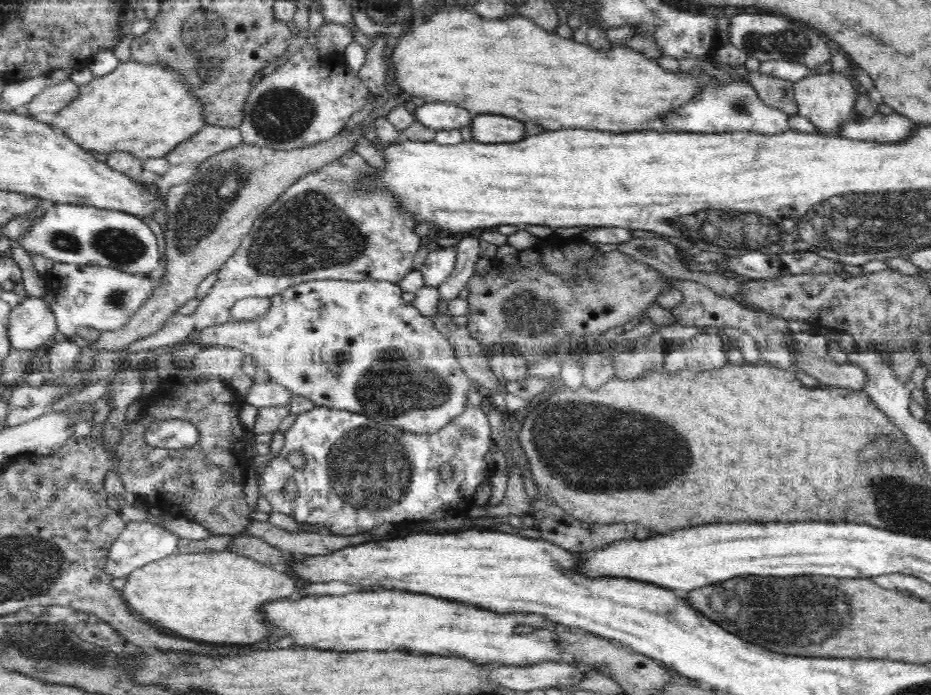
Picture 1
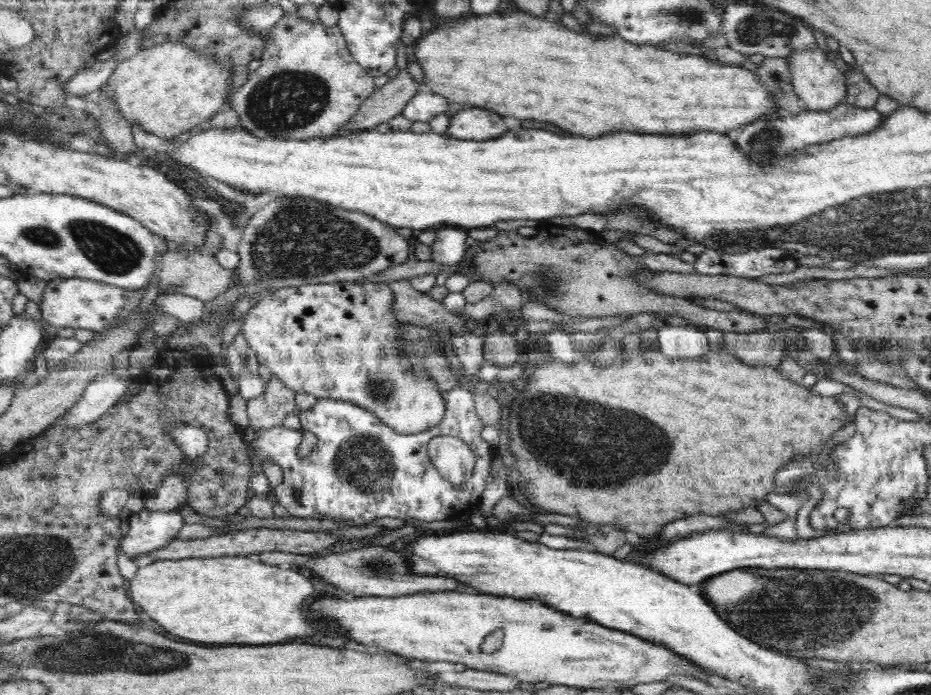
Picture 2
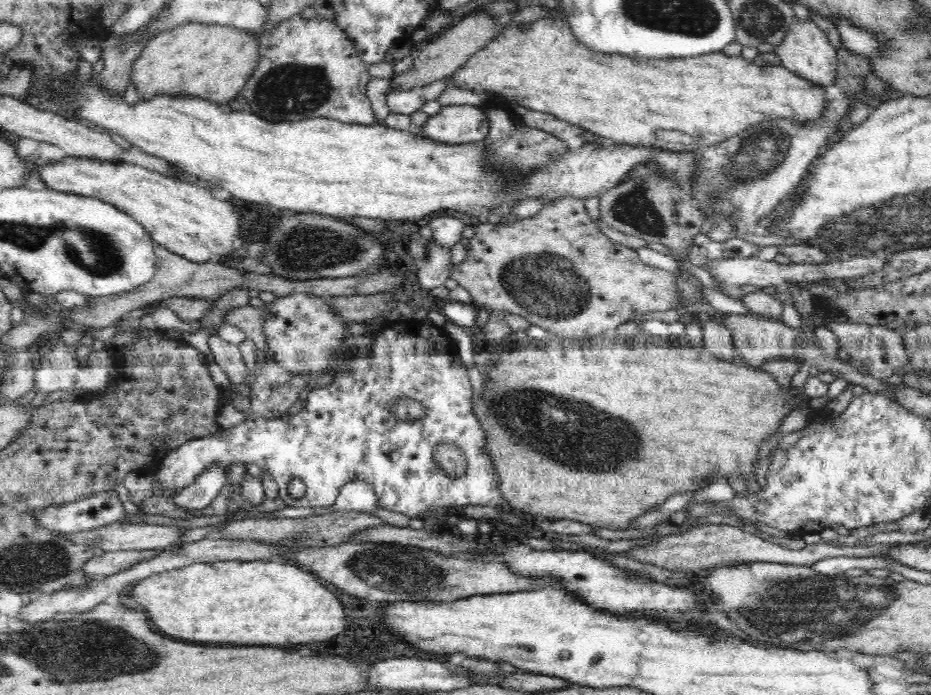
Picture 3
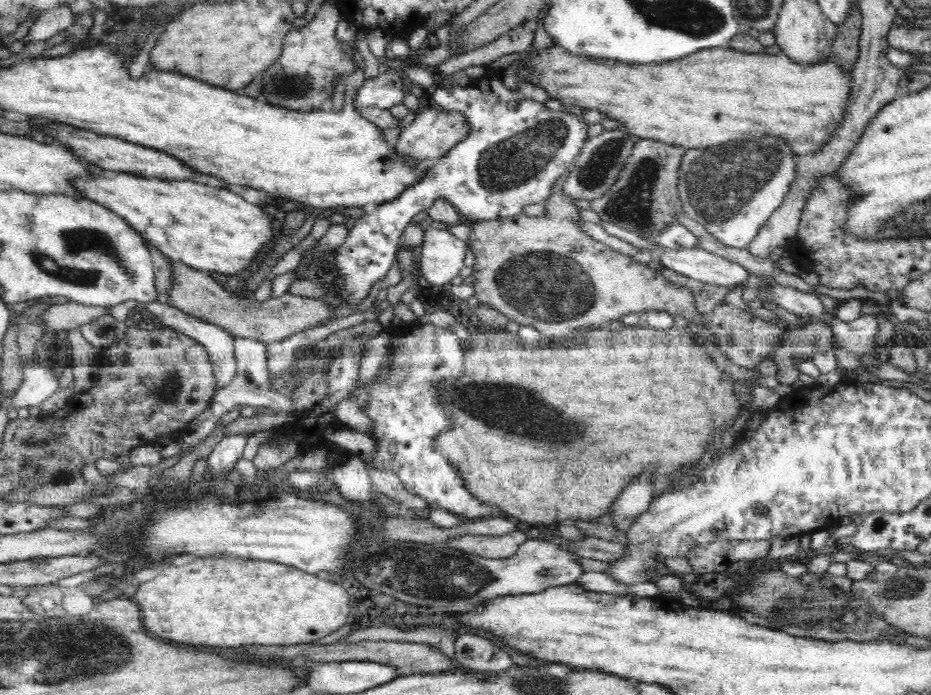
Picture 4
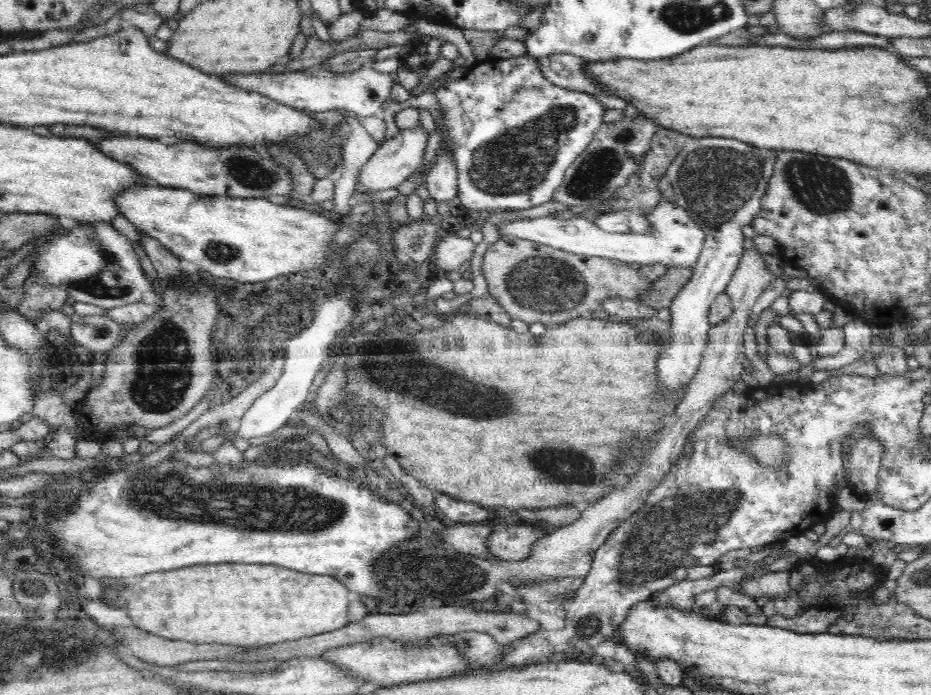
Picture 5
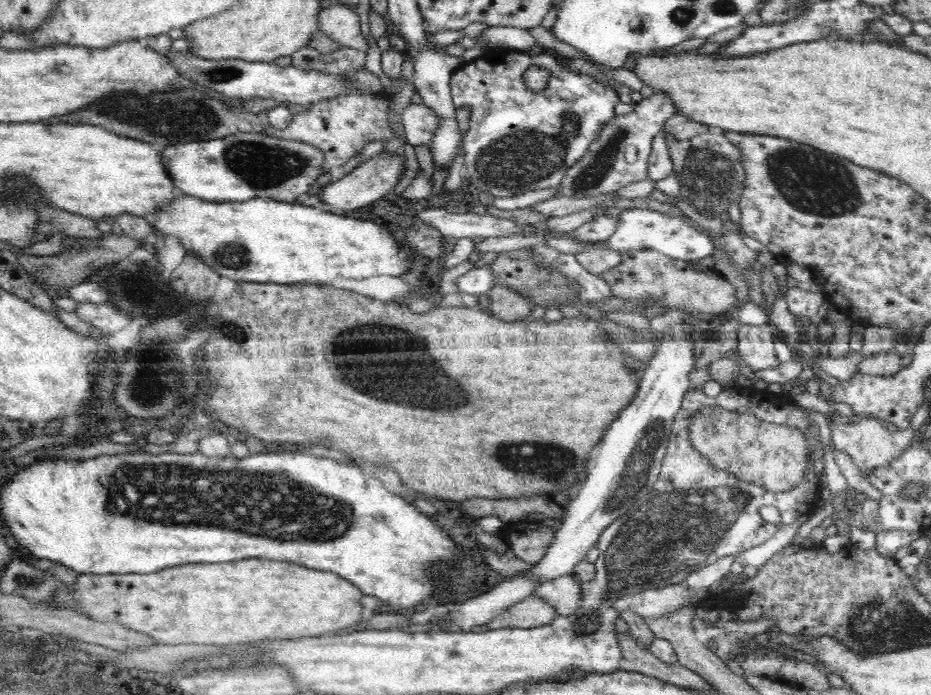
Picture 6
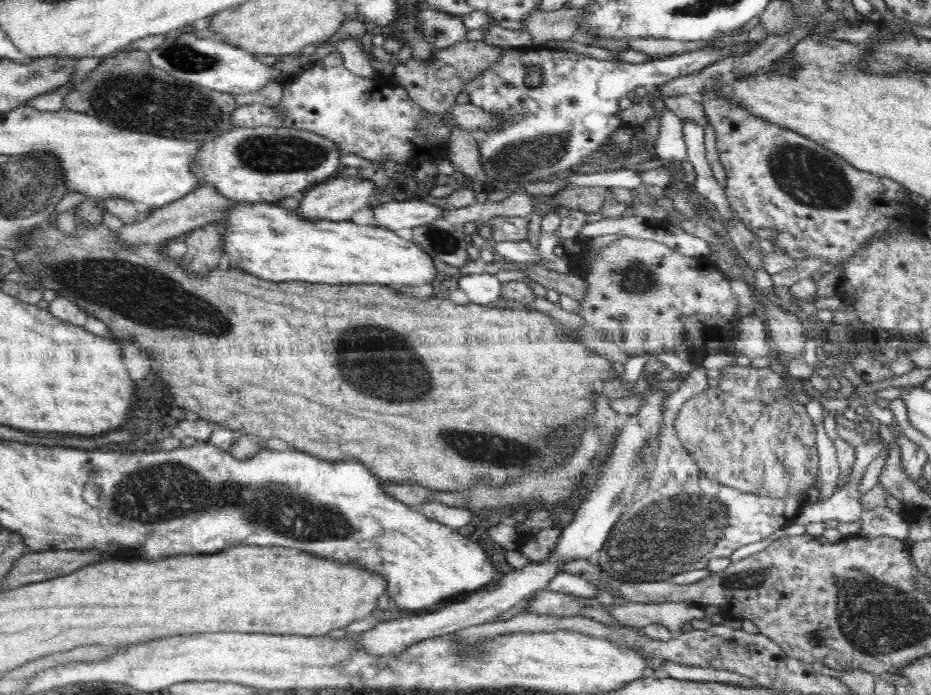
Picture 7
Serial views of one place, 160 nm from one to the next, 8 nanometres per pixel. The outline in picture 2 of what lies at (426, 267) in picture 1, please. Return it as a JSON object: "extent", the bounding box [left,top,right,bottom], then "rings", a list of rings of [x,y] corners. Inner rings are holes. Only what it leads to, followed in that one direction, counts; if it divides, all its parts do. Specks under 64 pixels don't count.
{"extent":[431,228,468,267],"rings":[[[444,228],[436,231],[436,239],[431,245],[432,261],[440,263],[442,267],[457,265],[465,258],[467,238],[468,232],[464,230]]]}

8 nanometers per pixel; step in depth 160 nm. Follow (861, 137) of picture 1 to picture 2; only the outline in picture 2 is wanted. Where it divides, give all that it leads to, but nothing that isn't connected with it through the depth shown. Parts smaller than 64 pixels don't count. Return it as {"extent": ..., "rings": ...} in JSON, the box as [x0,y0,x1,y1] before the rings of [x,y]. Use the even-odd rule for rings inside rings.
{"extent":[734,103,886,166],"rings":[[[844,103],[827,113],[817,113],[807,109],[794,116],[782,115],[772,122],[765,122],[761,118],[744,126],[744,130],[734,142],[736,147],[744,153],[746,159],[758,165],[769,166],[790,157],[795,151],[804,151],[808,146],[814,144],[823,144],[848,136],[875,133],[884,124],[884,118],[886,117],[873,108],[865,110]]]}

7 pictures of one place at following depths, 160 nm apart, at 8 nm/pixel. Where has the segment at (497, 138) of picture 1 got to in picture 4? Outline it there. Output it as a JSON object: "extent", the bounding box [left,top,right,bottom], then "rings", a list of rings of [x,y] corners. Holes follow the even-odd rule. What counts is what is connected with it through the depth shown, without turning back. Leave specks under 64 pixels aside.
{"extent":[395,108,472,163],"rings":[[[429,108],[418,113],[414,122],[408,128],[401,130],[395,146],[400,155],[406,155],[408,159],[415,160],[416,163],[434,163],[452,149],[452,146],[458,145],[458,142],[468,138],[470,134],[472,134],[472,126],[468,124],[466,115],[459,111]]]}

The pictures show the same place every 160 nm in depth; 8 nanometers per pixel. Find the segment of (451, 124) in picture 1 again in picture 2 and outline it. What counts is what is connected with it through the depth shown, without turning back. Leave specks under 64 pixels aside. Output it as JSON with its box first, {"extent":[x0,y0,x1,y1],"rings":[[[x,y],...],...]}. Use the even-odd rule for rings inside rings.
{"extent":[402,90,450,122],"rings":[[[422,90],[404,105],[402,115],[412,122],[430,122],[436,116],[446,115],[450,104],[446,98]]]}

